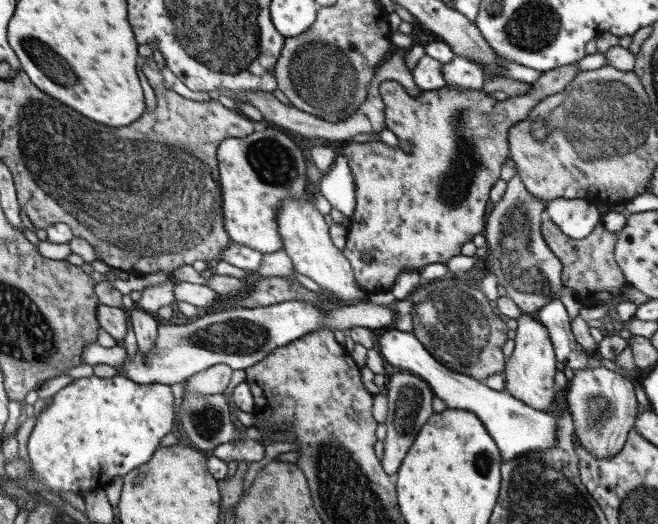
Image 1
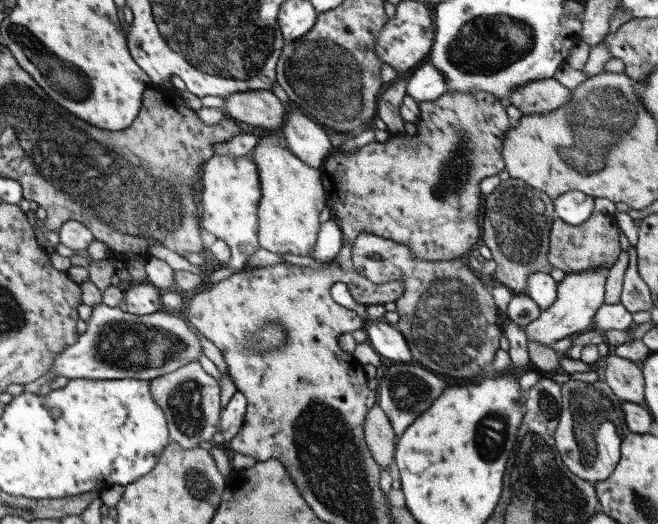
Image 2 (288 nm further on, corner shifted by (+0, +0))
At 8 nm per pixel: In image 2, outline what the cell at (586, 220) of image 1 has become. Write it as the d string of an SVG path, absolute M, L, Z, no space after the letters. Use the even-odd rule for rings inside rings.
M567 192L553 200L553 208L557 212L557 220L563 220L569 226L581 226L585 220L591 218L595 212L591 196L585 196L583 192Z

